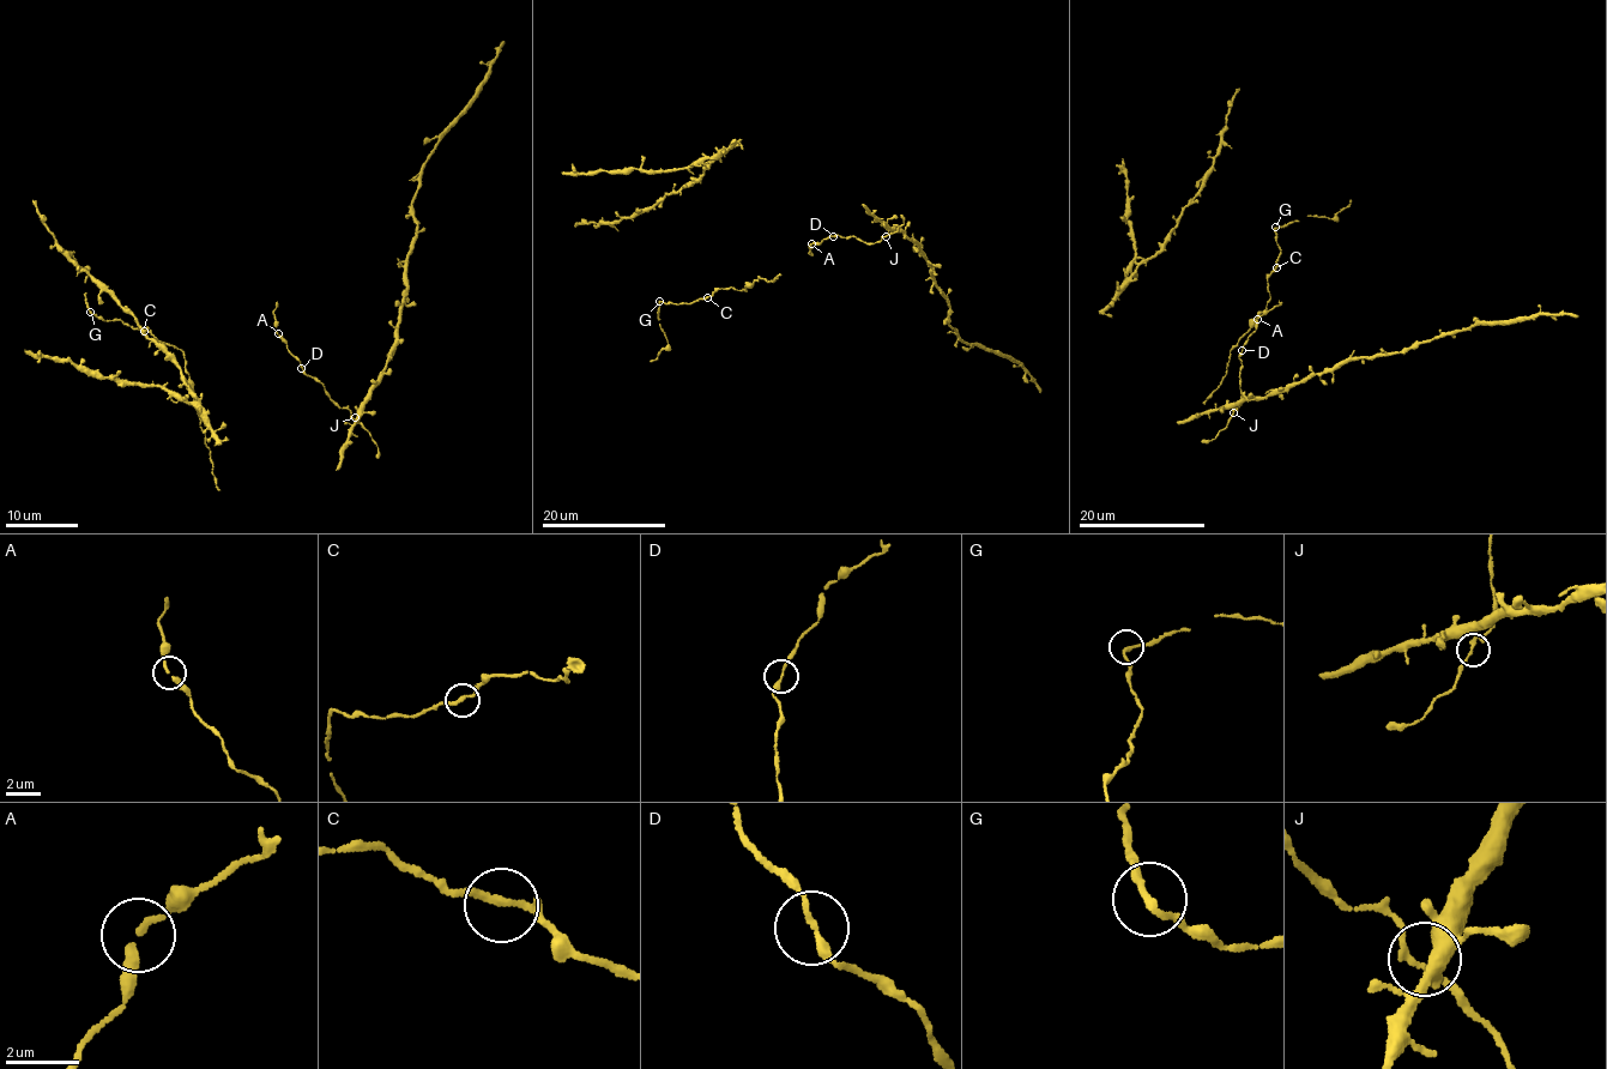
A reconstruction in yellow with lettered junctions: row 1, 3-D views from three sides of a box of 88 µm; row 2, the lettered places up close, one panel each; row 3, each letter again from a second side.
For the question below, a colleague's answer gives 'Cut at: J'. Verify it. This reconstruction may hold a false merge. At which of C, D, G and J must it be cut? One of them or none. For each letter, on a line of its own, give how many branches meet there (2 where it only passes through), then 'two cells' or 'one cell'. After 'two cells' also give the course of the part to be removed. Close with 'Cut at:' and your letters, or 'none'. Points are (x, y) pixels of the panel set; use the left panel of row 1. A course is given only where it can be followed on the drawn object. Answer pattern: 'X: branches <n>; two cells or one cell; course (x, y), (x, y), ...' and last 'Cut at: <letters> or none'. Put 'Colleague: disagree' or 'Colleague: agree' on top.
Colleague: disagree
C: branches 2; one cell
D: branches 2; one cell
G: branches 2; one cell
J: branches 2; one cell
Cut at: none

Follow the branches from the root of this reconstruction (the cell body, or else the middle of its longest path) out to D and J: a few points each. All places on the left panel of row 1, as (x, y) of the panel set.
D: (275, 328), (301, 367)
J: (275, 328), (304, 373), (318, 380), (330, 398), (340, 408), (348, 408), (355, 417)

